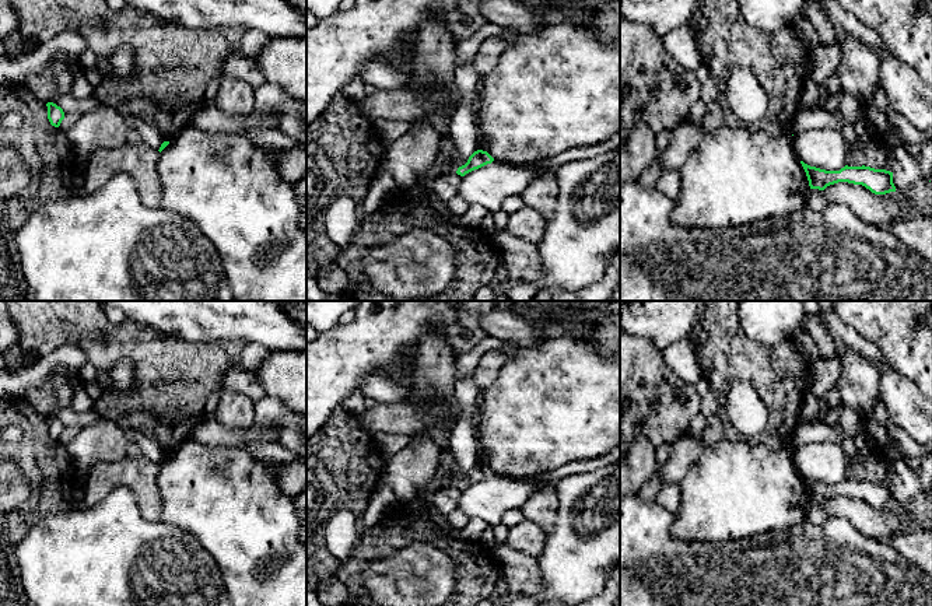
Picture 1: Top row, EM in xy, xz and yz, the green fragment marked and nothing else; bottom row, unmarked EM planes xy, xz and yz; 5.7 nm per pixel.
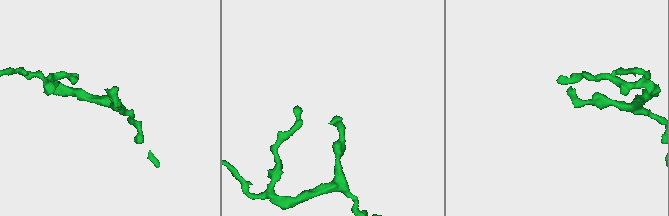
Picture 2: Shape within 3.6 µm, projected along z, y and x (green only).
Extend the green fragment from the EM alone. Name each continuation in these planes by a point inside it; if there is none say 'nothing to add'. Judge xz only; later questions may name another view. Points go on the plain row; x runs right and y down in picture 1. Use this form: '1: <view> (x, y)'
nothing to add

